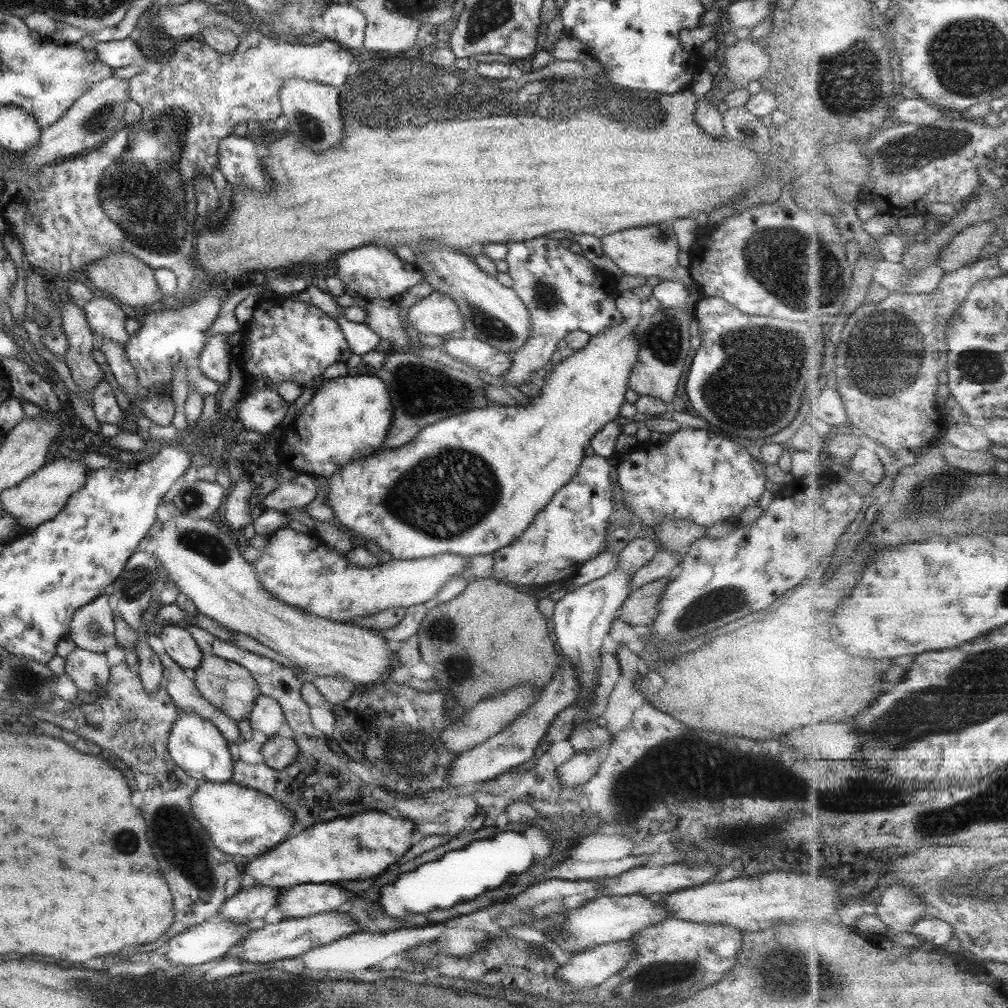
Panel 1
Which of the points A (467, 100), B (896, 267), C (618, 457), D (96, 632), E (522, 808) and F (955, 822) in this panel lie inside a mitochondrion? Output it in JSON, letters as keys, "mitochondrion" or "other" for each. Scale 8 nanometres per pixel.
{"A":"mitochondrion","B":"other","C":"other","D":"mitochondrion","E":"other","F":"mitochondrion"}

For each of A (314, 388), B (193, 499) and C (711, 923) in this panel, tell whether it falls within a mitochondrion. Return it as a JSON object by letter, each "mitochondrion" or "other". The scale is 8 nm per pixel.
{"A":"other","B":"mitochondrion","C":"other"}

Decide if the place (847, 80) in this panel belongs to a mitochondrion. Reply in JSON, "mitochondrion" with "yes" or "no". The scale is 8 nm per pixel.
{"mitochondrion":"yes"}

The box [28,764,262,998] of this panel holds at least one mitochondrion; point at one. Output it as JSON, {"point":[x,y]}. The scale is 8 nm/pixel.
{"point":[160,820]}

